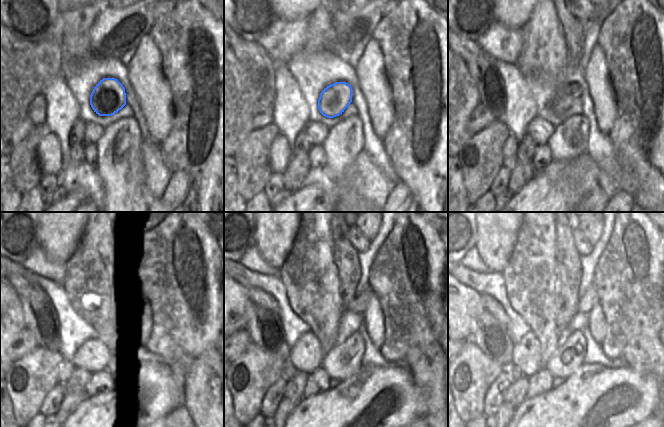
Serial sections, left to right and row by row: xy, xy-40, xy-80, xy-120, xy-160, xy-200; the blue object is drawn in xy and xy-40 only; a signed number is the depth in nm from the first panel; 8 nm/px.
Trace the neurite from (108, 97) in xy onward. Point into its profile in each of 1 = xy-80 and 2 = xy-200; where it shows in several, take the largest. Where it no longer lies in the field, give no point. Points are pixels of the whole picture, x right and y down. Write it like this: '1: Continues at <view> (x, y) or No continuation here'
1: Continues at xy-80 (565, 95)
2: Continues at xy-200 (590, 297)

